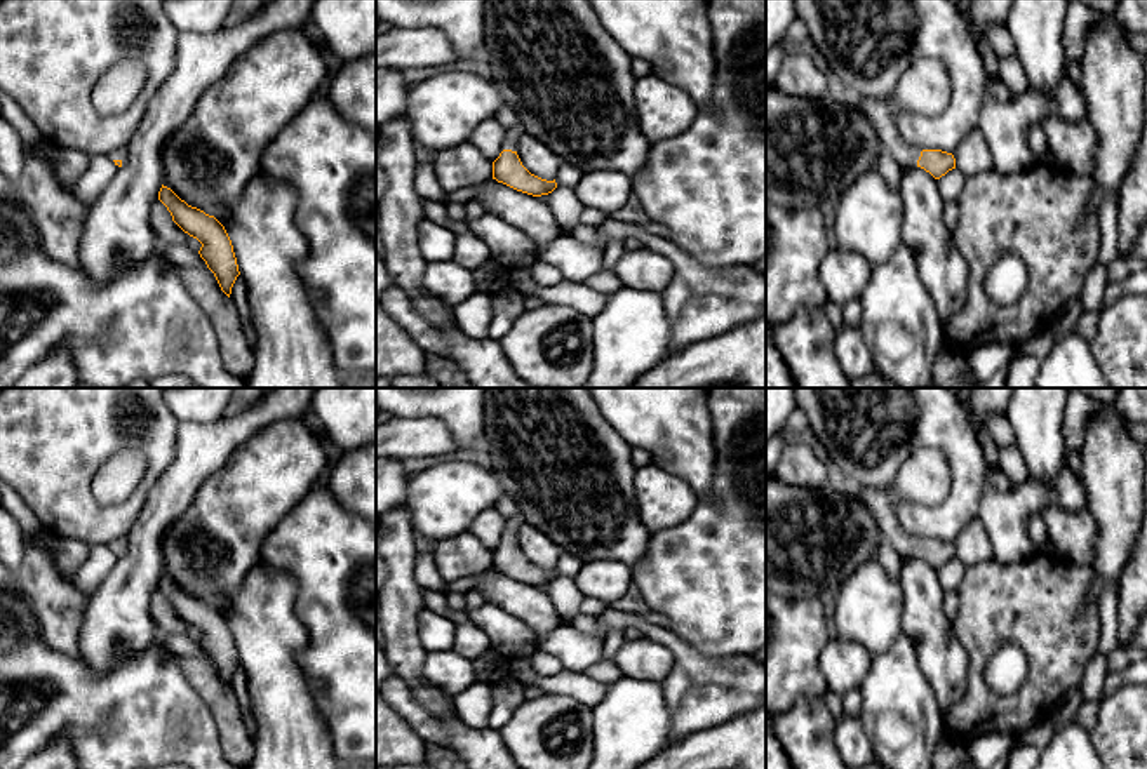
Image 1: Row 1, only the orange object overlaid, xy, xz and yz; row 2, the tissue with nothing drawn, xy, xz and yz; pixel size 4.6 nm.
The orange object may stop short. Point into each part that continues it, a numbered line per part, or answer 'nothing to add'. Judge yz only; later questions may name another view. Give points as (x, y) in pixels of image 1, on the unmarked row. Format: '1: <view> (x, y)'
1: yz (925, 477)

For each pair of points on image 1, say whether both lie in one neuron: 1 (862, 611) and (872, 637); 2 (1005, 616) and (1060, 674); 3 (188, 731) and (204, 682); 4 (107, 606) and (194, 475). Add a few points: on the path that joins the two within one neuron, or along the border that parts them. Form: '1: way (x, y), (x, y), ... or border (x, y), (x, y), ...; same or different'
1: way (869, 618), (872, 630); same
2: way (1019, 628), (1050, 660); same
3: border (176, 662), (213, 715), (218, 733); different
4: way (134, 576), (143, 564), (147, 533), (160, 508); same

